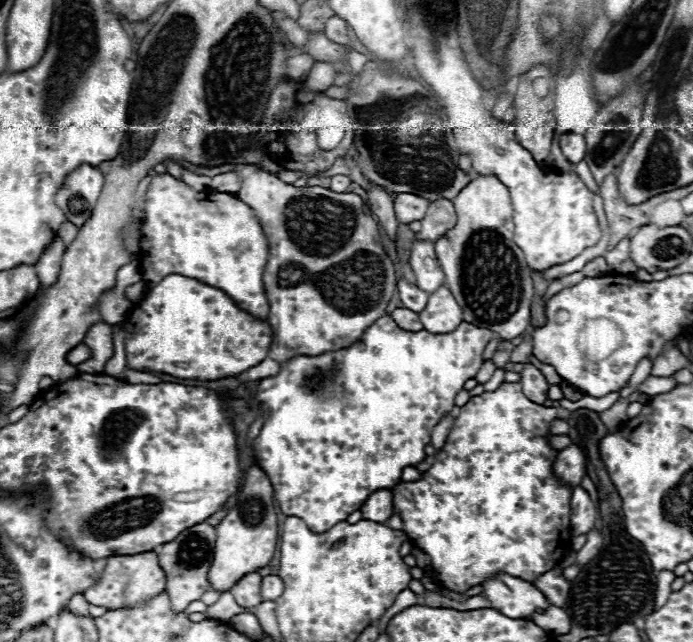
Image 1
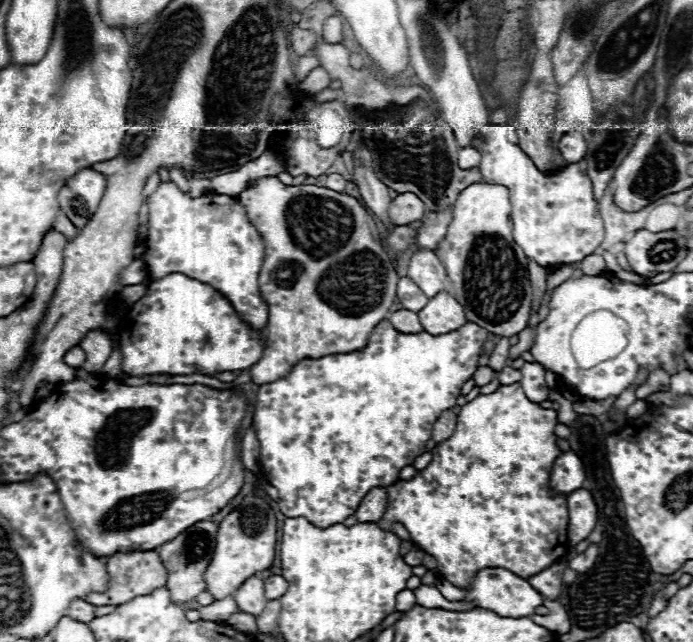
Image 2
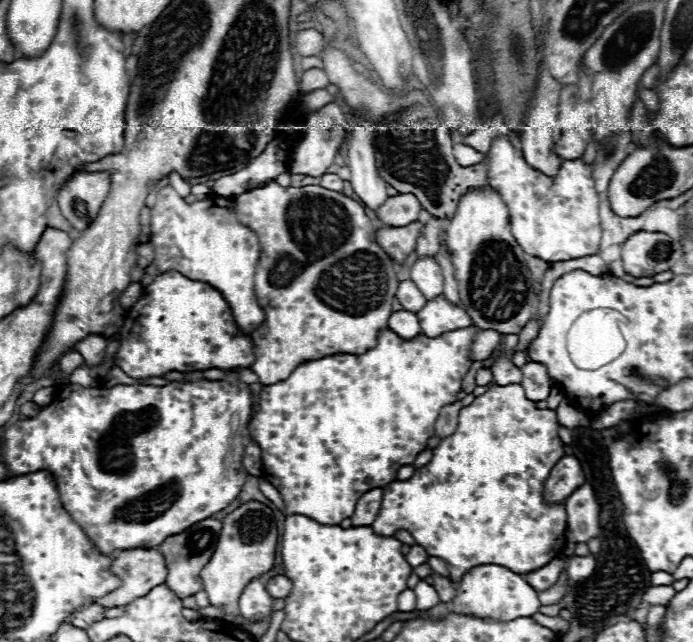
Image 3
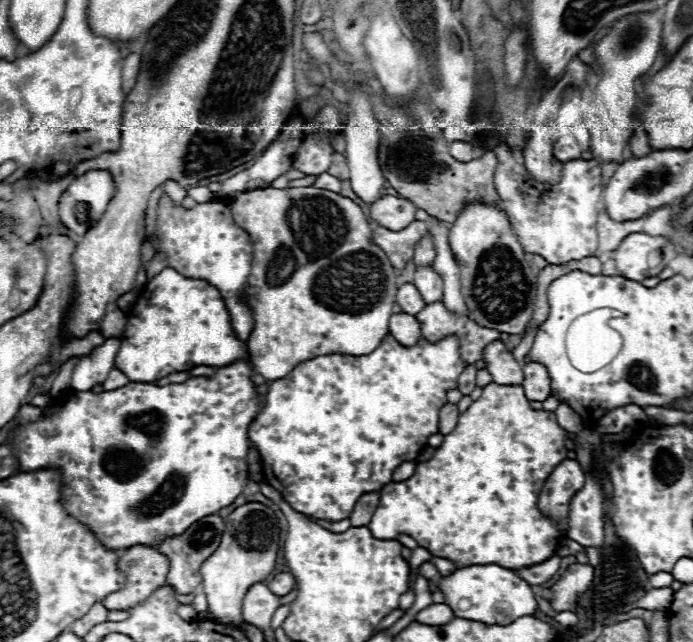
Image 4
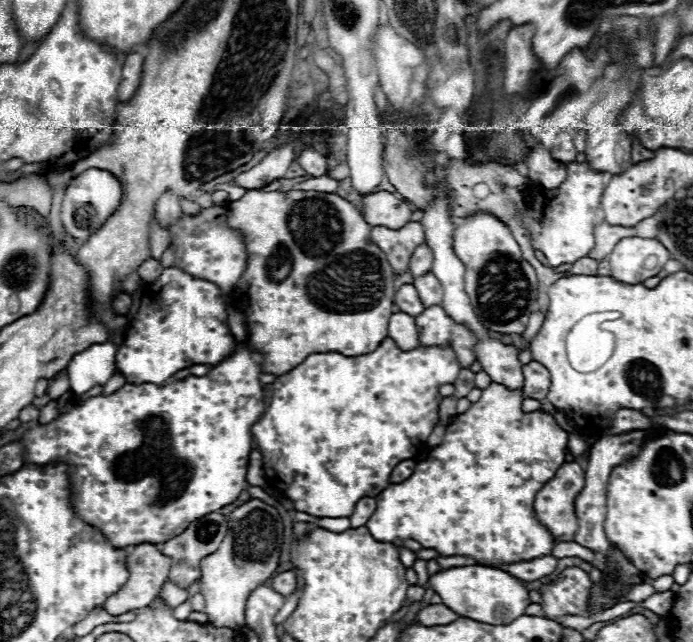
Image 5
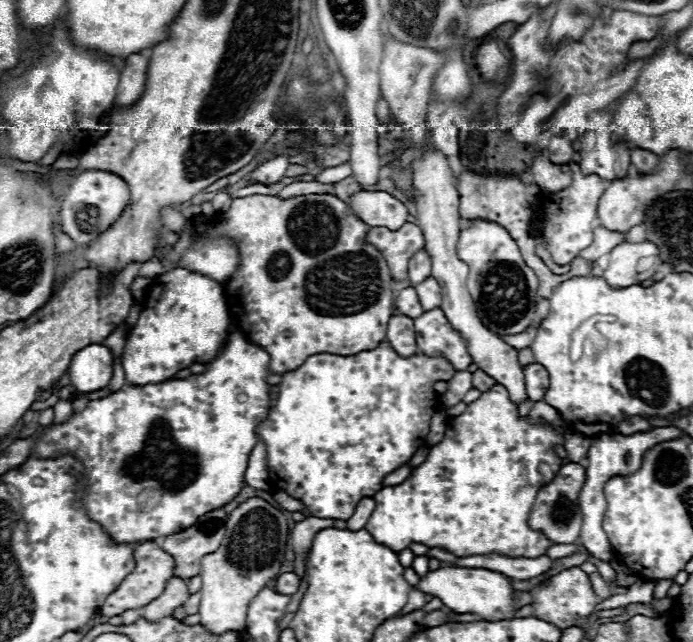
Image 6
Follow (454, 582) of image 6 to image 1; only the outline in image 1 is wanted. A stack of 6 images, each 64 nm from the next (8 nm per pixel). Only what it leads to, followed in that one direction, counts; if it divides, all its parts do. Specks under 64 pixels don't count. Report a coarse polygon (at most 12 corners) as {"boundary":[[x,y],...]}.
{"boundary":[[504,572],[480,596],[508,618],[550,606],[534,584]]}

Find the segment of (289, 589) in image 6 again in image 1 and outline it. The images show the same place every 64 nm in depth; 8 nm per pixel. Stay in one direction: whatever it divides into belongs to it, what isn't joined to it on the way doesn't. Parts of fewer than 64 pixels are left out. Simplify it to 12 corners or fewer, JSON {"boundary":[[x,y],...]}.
{"boundary":[[264,576],[262,598],[276,600],[284,592],[280,576]]}

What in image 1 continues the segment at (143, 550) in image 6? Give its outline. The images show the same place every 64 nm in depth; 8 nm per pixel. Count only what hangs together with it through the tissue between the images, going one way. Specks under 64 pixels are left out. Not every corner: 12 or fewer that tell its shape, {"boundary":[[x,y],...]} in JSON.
{"boundary":[[156,552],[108,558],[84,598],[114,610],[164,592]]}

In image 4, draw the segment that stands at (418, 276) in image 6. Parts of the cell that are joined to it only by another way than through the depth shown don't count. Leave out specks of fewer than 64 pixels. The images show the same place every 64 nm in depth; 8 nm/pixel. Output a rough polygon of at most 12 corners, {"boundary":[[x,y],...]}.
{"boundary":[[426,234],[414,252],[416,268],[434,262],[434,244]]}

